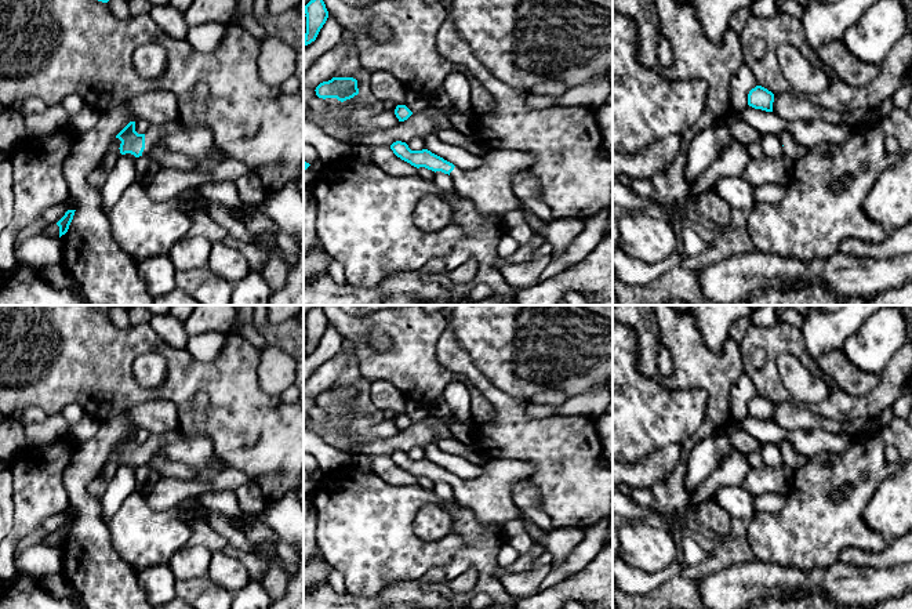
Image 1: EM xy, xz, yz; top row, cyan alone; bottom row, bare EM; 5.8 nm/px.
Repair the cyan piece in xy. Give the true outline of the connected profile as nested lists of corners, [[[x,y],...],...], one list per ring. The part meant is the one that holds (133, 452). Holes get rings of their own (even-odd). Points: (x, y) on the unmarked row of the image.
[[[178,428],[163,435],[152,435],[146,443],[138,443],[135,431],[130,431],[116,447],[121,450],[121,464],[150,465],[152,458],[161,454],[170,461],[196,467],[199,481],[210,481],[228,467],[215,454],[212,438],[188,436]]]

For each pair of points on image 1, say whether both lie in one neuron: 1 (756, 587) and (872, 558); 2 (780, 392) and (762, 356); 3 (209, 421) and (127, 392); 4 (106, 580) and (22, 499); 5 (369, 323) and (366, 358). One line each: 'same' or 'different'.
1: different
2: same
3: same
4: different
5: same

